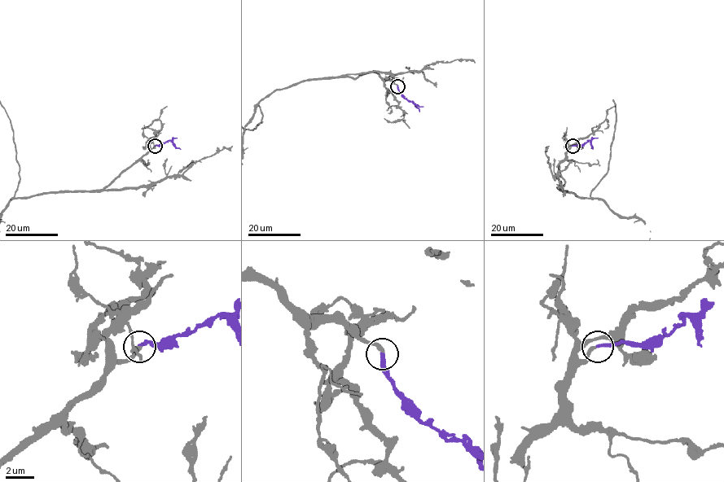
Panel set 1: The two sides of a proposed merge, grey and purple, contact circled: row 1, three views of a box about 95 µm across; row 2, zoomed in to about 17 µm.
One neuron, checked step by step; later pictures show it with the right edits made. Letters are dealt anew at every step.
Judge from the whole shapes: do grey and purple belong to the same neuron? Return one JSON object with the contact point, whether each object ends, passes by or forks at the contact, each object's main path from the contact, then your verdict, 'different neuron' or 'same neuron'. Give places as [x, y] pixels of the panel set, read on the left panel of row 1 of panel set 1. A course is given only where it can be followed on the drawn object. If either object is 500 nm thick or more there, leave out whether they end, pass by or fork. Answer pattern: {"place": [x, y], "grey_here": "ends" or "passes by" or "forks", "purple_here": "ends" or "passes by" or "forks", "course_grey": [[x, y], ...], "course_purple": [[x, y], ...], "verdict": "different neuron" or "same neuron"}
{"place": [155, 146], "grey_here": "ends", "purple_here": "ends", "course_grey": [[155, 146], [102, 189], [15, 198], [19, 163], [12, 127], [4, 107]], "course_purple": [[155, 146], [168, 140], [180, 149]], "verdict": "same neuron"}

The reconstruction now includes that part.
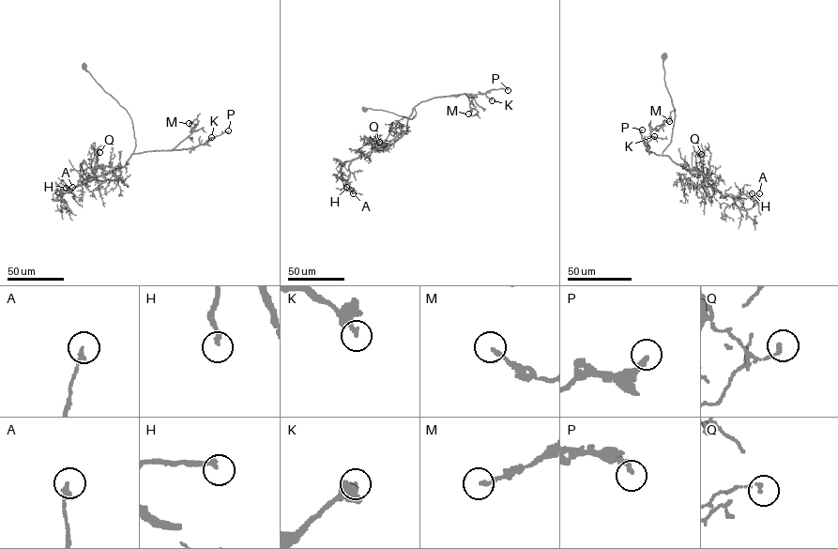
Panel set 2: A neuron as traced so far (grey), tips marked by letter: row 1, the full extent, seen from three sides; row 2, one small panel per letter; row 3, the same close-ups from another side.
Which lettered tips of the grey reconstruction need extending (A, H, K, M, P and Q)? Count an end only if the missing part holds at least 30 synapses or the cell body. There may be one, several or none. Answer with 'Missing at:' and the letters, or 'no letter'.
Missing at: no letter

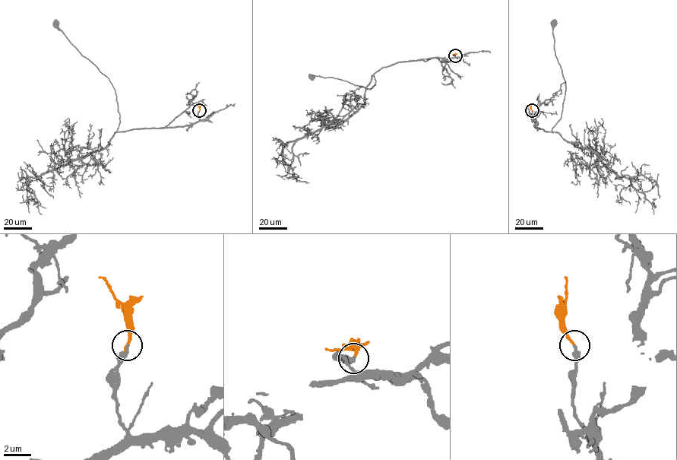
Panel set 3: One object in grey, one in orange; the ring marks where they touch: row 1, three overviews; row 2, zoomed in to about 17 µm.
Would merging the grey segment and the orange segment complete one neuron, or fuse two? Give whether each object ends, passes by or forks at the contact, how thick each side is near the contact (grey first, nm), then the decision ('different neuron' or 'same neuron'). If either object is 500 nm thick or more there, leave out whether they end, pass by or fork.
grey ends; orange ends; calibres 320 and 190 nm; same neuron

